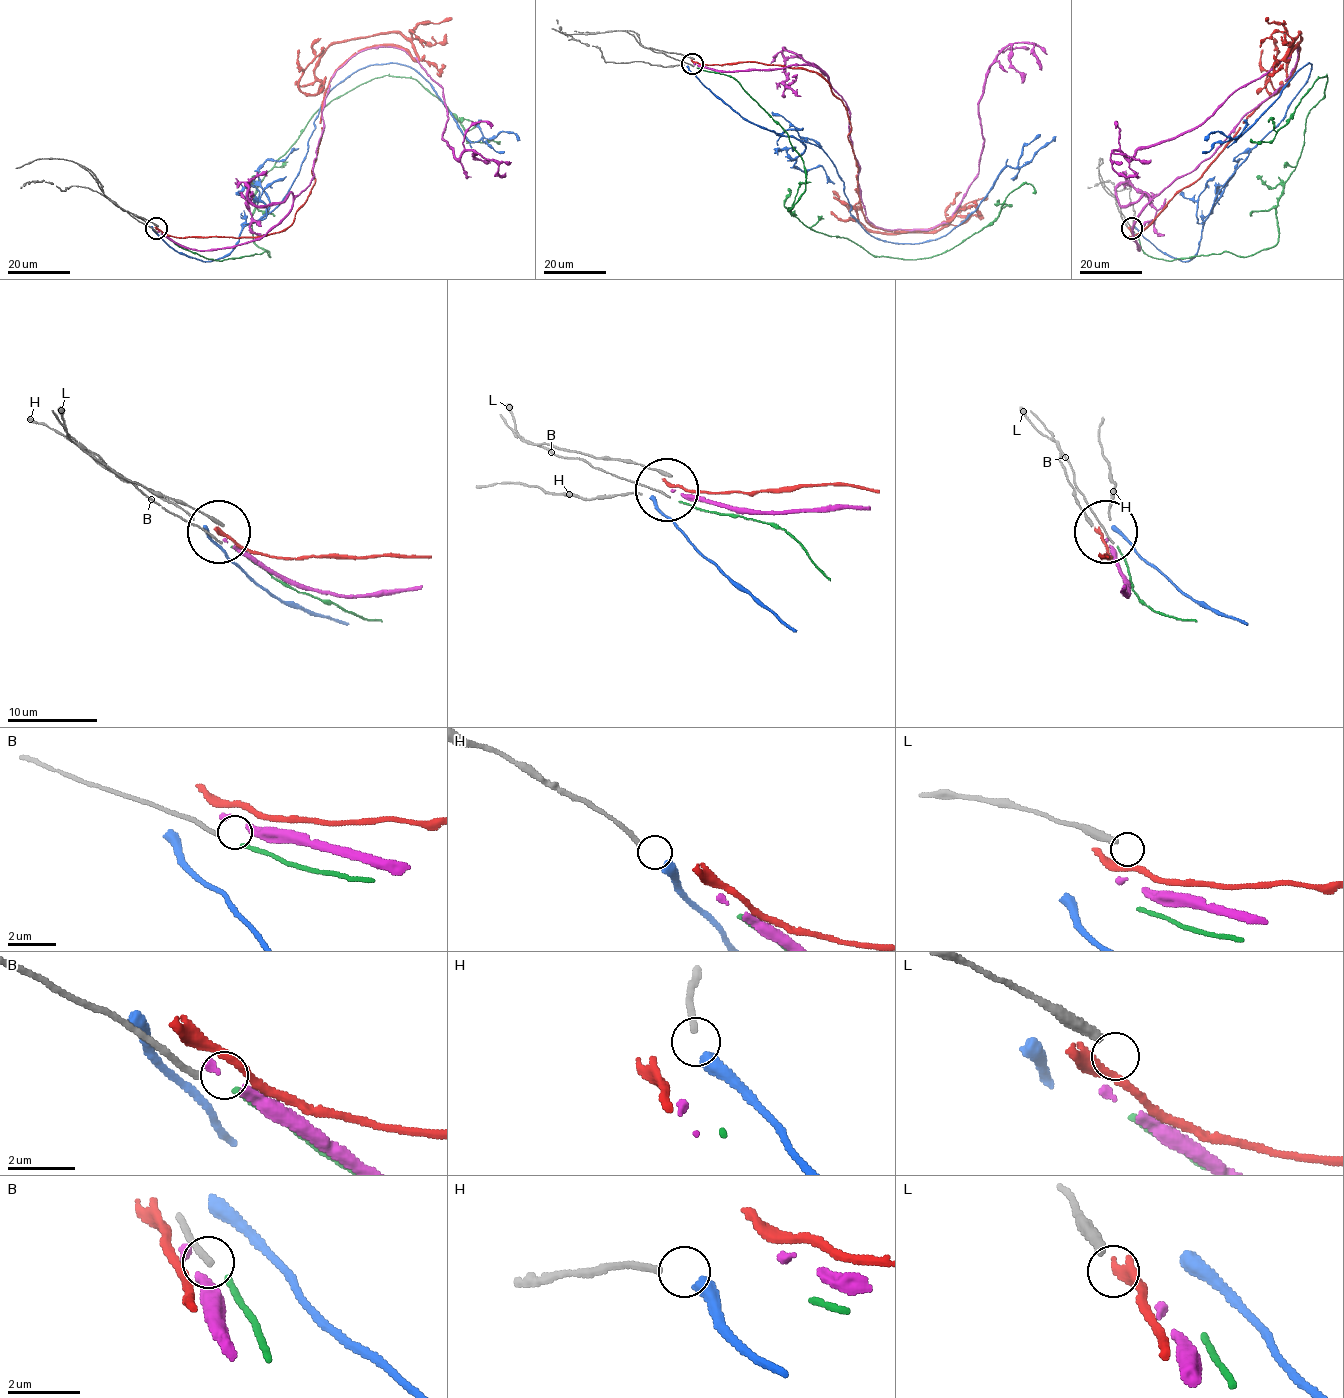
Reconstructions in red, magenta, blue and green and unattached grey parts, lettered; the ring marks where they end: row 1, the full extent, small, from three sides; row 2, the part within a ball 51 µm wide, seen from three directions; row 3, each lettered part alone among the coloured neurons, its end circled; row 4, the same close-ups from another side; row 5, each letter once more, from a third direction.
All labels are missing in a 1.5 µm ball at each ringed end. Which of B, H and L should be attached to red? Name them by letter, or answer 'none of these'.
none of these

